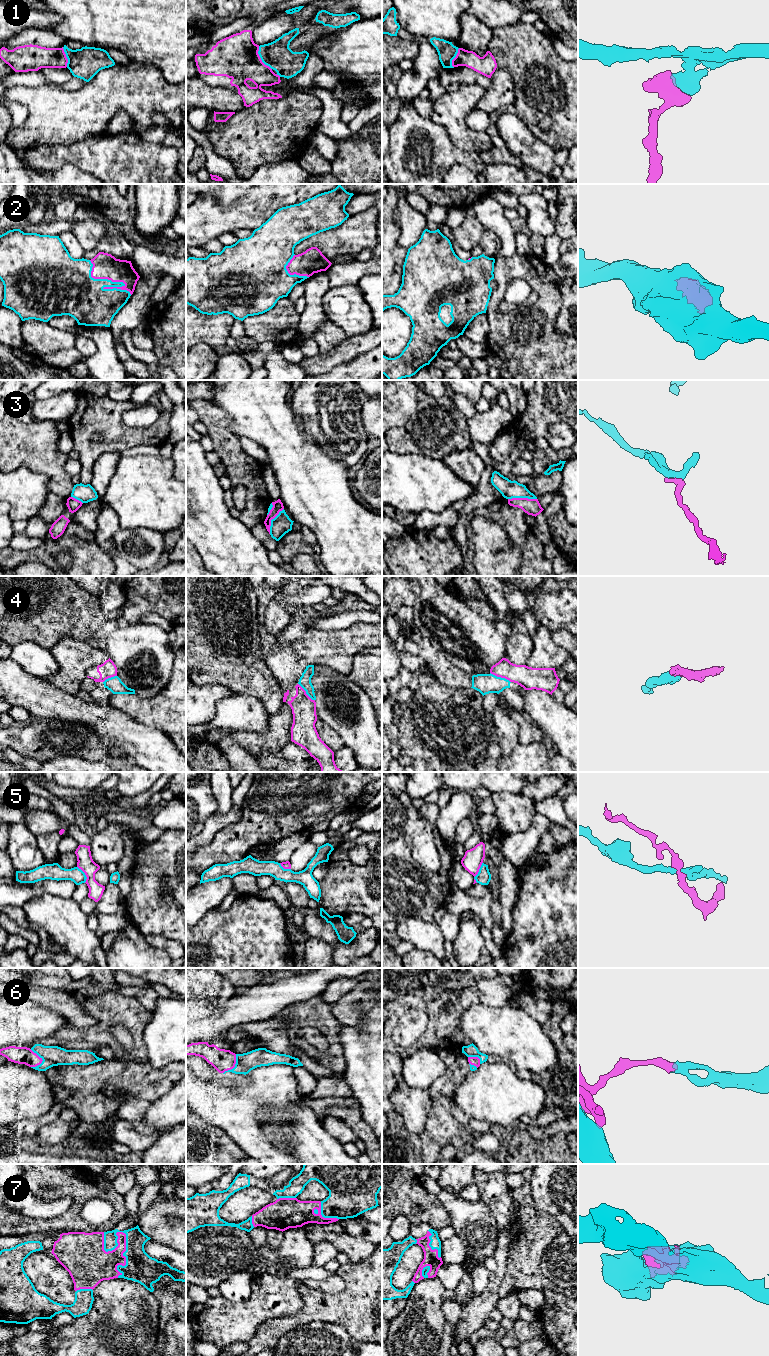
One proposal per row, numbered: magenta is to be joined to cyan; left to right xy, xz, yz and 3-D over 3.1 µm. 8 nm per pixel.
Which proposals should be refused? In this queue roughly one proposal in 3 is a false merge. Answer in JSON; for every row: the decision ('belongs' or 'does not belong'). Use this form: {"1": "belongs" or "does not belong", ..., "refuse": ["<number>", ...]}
{"1": "does not belong", "2": "belongs", "3": "does not belong", "4": "does not belong", "5": "does not belong", "6": "belongs", "7": "belongs", "refuse": ["1", "3", "4", "5"]}

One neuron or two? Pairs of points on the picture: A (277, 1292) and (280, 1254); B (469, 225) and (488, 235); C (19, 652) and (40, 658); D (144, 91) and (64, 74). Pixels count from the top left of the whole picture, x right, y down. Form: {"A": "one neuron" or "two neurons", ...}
{"A": "two neurons", "B": "two neurons", "C": "one neuron", "D": "two neurons"}

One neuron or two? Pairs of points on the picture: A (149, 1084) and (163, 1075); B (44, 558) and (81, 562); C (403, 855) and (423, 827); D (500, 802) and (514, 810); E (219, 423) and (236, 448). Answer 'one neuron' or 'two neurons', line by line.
A: one neuron
B: one neuron
C: two neurons
D: one neuron
E: one neuron

